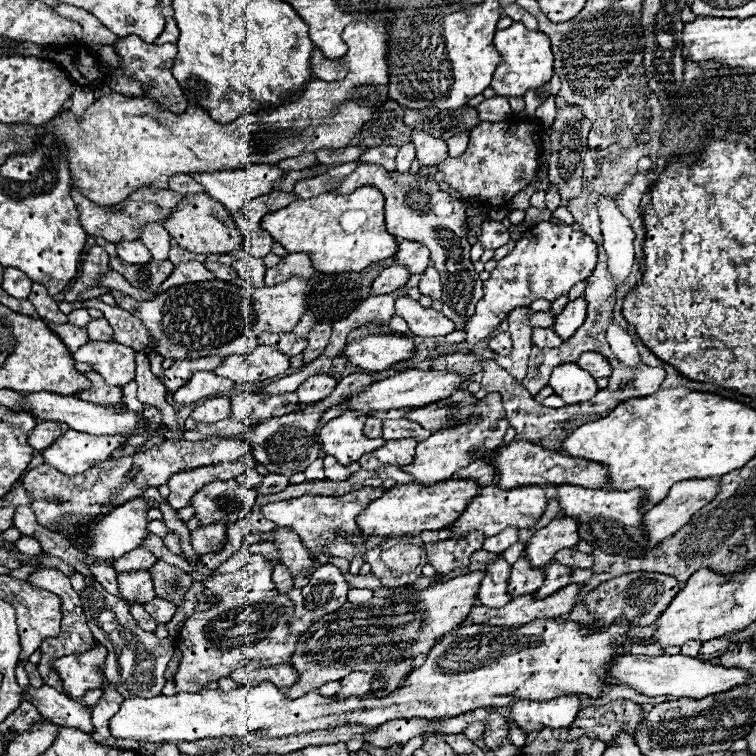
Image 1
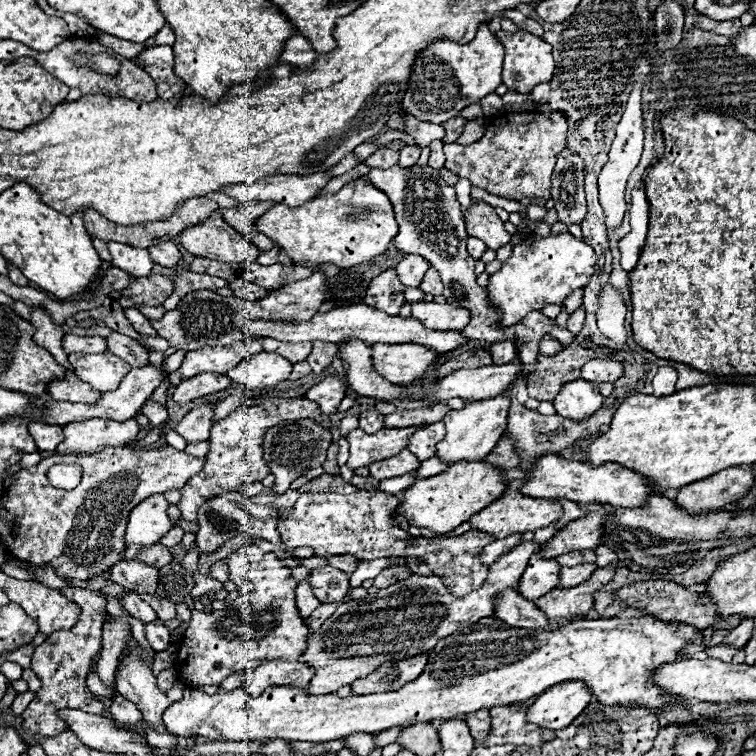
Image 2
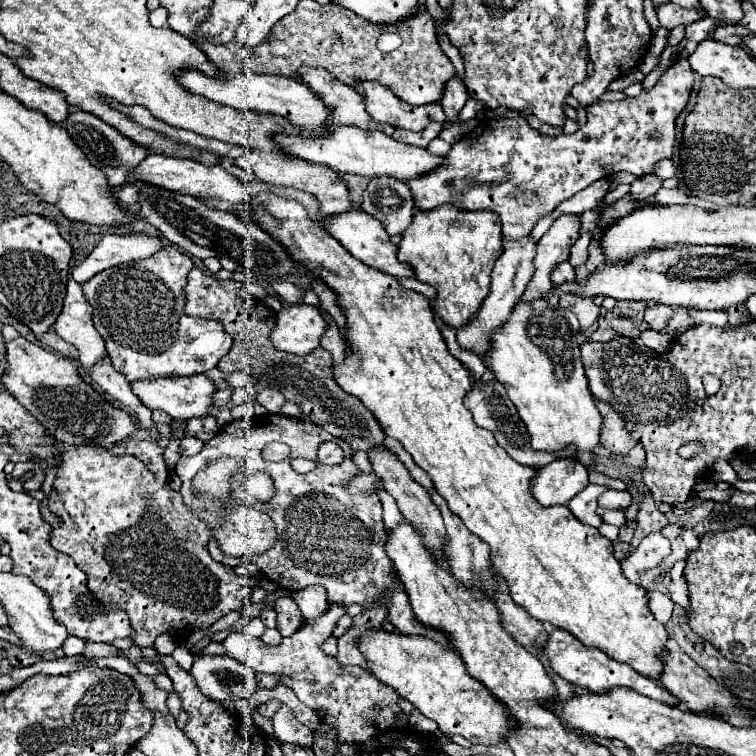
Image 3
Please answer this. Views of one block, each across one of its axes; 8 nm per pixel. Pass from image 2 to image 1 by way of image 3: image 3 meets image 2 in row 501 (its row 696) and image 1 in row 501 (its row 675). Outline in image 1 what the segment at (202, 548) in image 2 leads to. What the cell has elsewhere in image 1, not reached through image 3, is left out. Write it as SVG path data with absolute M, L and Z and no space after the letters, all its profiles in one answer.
M214 480L210 484L206 484L204 488L200 488L194 496L192 496L192 506L196 508L196 516L200 520L200 526L210 526L218 520L226 520L228 524L236 524L238 520L242 520L256 504L256 492L248 486L242 486L236 480Z

